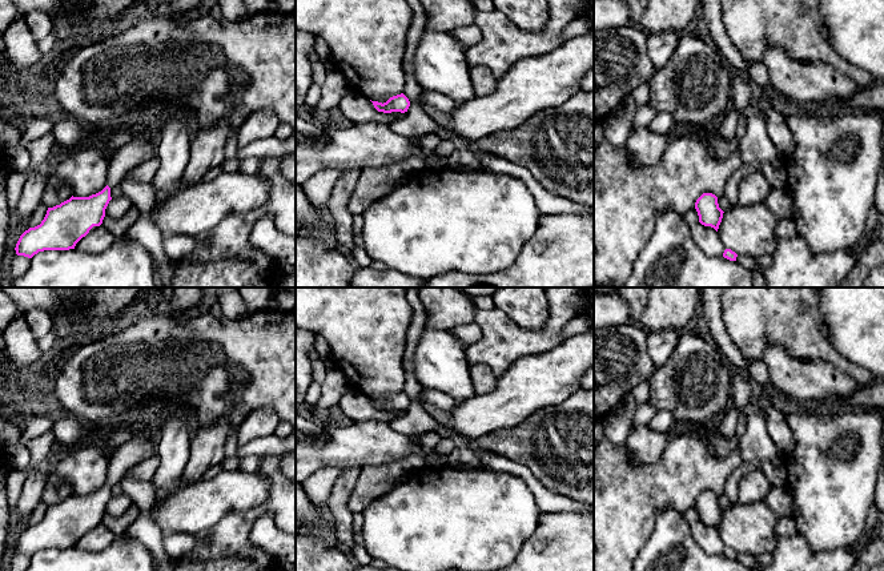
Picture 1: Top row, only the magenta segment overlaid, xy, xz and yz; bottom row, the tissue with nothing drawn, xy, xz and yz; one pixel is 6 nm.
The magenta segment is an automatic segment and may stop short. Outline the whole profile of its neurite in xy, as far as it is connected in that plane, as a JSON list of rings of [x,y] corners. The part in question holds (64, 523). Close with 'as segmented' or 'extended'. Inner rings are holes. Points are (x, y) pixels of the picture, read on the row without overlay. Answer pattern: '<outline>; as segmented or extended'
[[[107,483],[89,495],[72,494],[60,503],[48,506],[41,522],[20,534],[16,552],[32,556],[44,548],[75,547],[93,524],[103,522],[110,498],[110,486]]]; as segmented

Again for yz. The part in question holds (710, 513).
[[[703,491],[695,500],[699,520],[711,524],[716,530],[723,516],[723,508],[719,506],[718,495],[712,491]]]; as segmented

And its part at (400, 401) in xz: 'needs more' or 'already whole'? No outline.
already whole

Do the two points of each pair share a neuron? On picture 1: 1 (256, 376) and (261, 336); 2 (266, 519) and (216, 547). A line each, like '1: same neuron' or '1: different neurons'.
1: same neuron
2: different neurons

